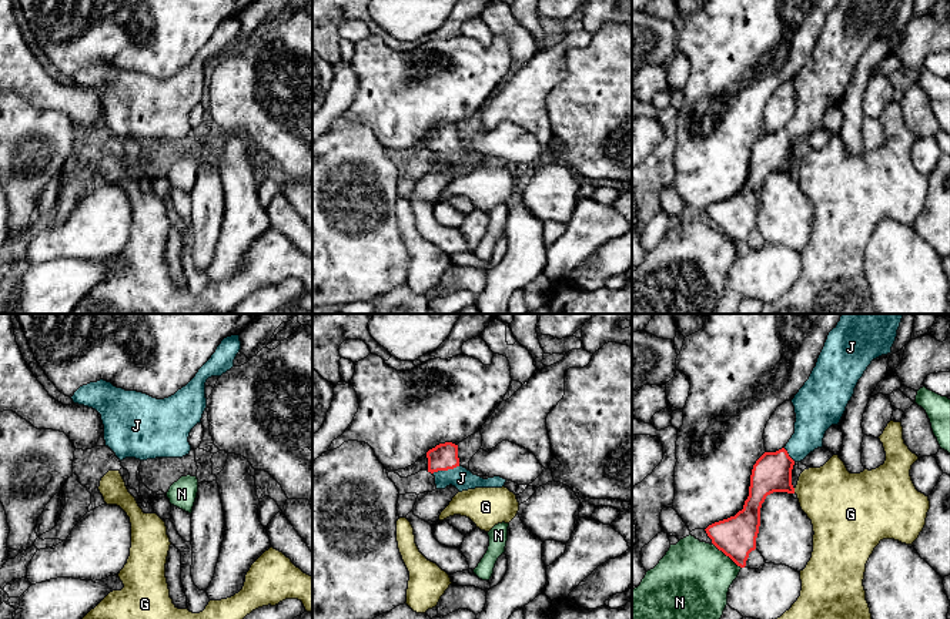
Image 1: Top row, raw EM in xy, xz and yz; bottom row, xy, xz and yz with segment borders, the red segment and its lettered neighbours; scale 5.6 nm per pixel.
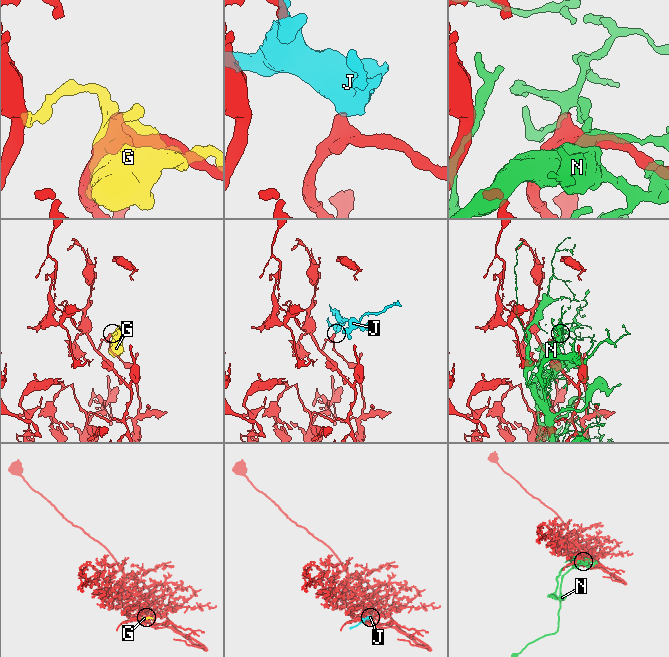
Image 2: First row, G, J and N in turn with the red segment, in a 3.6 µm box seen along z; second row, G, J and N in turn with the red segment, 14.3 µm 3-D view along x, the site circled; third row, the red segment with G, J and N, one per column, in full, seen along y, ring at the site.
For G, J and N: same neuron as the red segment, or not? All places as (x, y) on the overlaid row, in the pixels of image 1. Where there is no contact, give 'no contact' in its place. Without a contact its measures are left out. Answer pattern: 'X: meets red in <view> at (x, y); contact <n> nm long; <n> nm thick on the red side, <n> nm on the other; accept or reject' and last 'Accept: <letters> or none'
G: meets red in yz at (793, 491); contact 30 nm long; 220 nm thick on the red side, 360 nm on the other; reject
J: meets red in xz at (445, 469); contact 170 nm long; 150 nm thick on the red side, 120 nm on the other; accept
N: meets red in yz at (728, 555); contact 220 nm long; 220 nm thick on the red side, 420 nm on the other; reject
Accept: J

